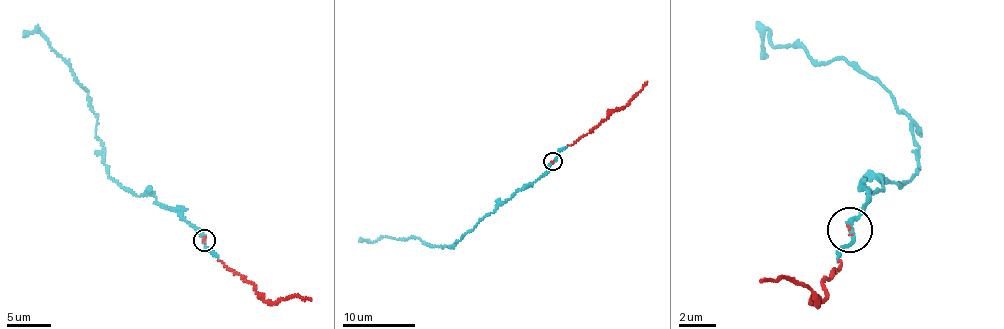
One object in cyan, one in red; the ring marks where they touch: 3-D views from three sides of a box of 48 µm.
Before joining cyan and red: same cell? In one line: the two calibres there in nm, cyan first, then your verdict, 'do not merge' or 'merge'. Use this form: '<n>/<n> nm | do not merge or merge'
240/60 nm | merge

